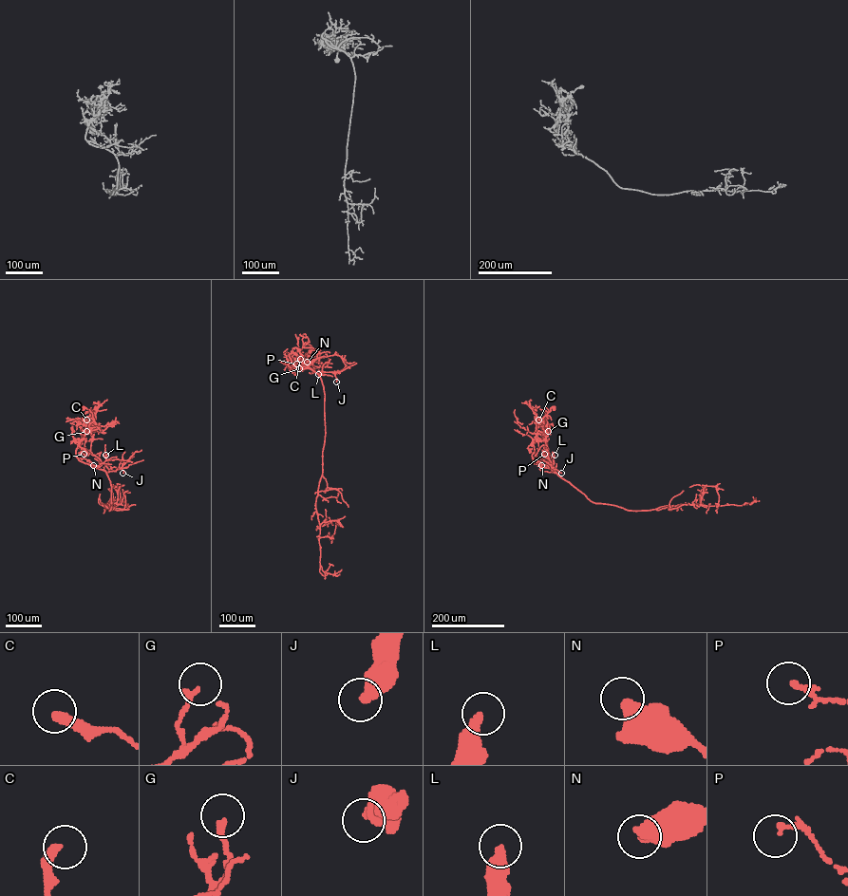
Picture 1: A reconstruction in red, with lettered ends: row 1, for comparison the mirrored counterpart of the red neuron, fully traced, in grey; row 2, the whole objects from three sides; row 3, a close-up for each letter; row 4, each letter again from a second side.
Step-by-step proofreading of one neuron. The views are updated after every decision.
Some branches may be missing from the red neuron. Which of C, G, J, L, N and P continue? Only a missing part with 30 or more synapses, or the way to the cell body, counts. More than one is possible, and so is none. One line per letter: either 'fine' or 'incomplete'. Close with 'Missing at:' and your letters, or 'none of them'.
C: fine
G: fine
J: fine
L: fine
N: fine
P: fine
Missing at: none of them

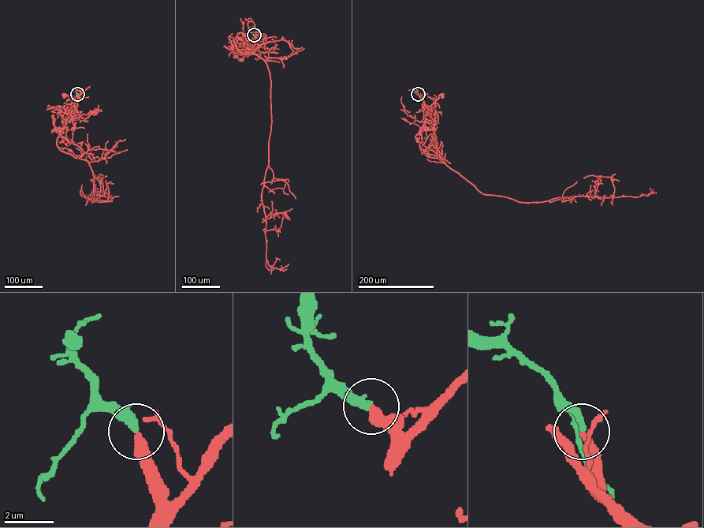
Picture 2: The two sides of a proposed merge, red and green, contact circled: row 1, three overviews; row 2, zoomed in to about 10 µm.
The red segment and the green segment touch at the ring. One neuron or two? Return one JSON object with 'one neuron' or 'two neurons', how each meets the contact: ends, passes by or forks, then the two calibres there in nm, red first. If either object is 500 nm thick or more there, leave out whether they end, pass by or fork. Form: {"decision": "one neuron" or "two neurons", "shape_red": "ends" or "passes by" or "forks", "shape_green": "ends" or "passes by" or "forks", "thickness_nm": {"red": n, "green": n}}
{"decision": "one neuron", "shape_red": "ends", "shape_green": "ends", "thickness_nm": {"red": 360, "green": 320}}

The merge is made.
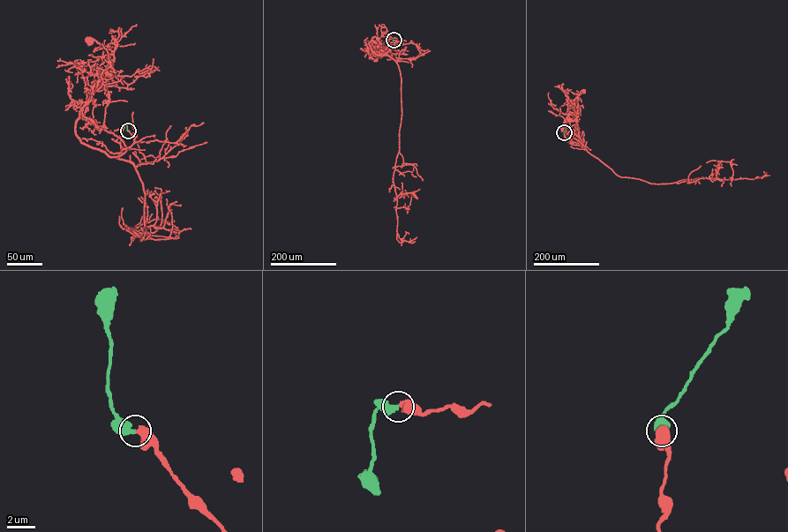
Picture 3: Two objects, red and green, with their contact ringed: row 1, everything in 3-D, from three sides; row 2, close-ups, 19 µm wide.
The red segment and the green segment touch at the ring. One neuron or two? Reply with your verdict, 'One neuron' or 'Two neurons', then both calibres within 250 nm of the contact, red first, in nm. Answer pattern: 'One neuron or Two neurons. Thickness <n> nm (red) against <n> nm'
One neuron. Thickness 700 nm (red) against 460 nm

